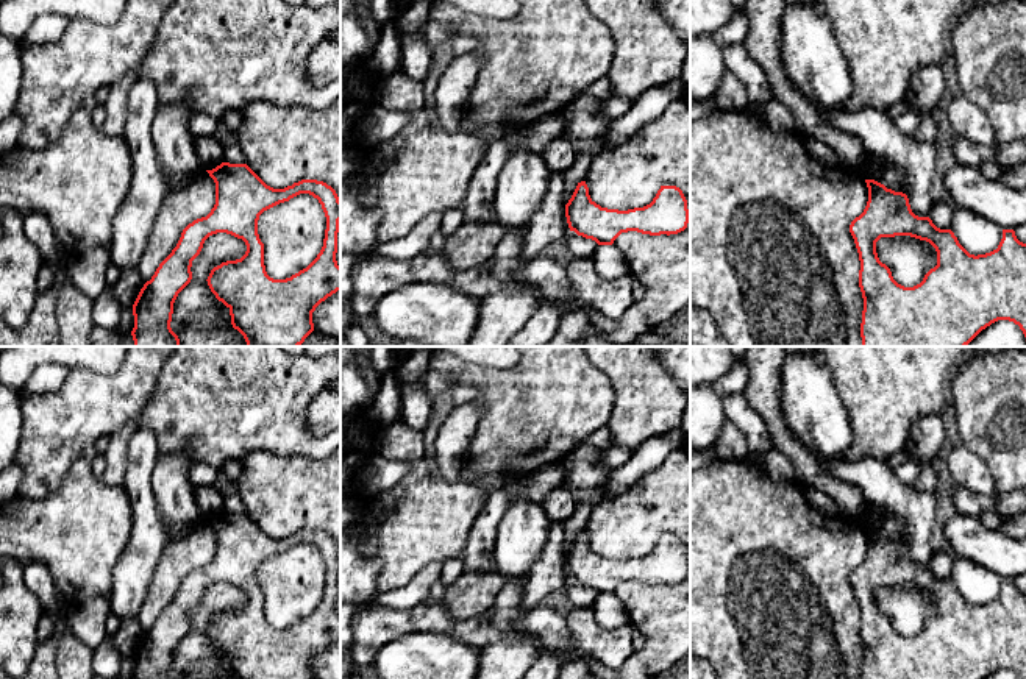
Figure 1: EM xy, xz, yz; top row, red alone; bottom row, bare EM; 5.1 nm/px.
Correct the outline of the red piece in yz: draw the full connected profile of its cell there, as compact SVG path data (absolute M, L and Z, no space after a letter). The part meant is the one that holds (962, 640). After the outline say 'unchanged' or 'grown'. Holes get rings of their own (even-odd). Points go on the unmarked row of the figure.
M875 529L865 532L867 556L850 574L860 610L860 679L985 679L998 670L1009 670L1026 679L1026 593L1017 588L1014 579L1003 579L996 599L974 606L959 593L951 579L940 579L929 567L915 565L906 543L887 539ZM895 585L926 590L937 601L937 615L914 637L898 634L878 607L876 592Z | unchanged

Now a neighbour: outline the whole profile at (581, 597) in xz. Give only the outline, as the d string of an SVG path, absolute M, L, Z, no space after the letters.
M568 581L564 590L573 606L578 609L592 607L595 598L598 596L595 590L578 585L575 581Z

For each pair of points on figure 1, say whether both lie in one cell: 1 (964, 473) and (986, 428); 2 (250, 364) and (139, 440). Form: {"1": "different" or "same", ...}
{"1": "different", "2": "different"}

